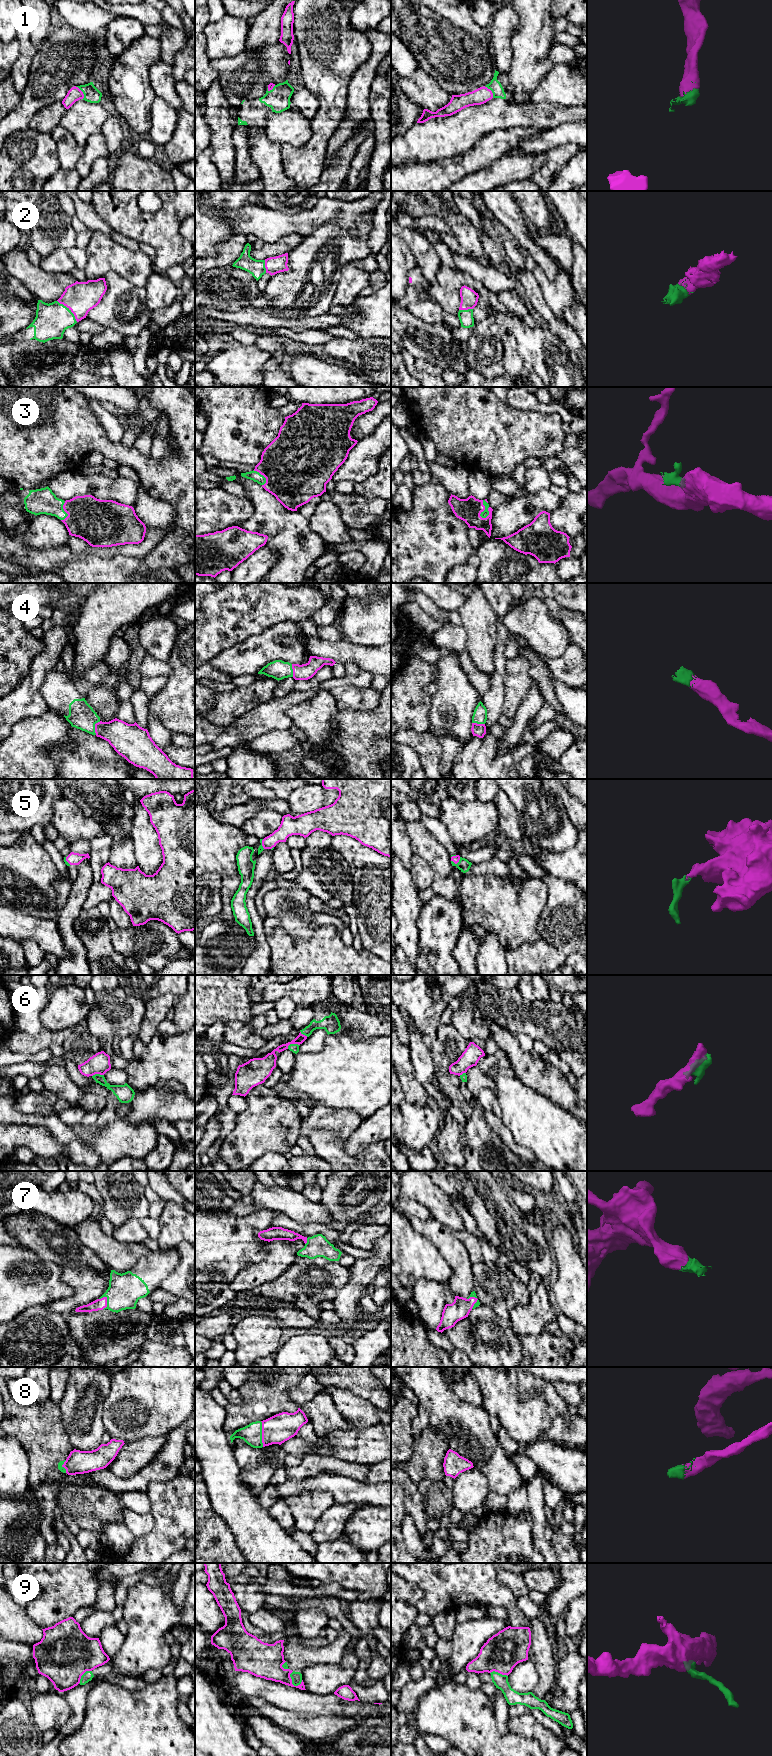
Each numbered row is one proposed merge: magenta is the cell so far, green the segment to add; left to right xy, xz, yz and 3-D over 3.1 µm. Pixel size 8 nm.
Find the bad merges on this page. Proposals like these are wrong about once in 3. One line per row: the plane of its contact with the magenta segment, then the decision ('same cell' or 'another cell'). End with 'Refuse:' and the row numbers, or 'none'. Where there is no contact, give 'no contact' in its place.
1: meets magenta in xy; same cell
2: meets magenta in xy; same cell
3: meets magenta in yz; same cell
4: meets magenta in xy; same cell
5: meets magenta in yz; same cell
6: meets magenta in xz; another cell
7: meets magenta in xy; same cell
8: meets magenta in xz; same cell
9: meets magenta in xz; another cell
Refuse: 6, 9

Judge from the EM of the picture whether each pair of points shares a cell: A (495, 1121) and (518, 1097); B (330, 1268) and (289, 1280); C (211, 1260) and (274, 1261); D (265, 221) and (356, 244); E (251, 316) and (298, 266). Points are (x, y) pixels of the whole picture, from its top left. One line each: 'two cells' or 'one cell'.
A: two cells
B: one cell
C: two cells
D: two cells
E: two cells

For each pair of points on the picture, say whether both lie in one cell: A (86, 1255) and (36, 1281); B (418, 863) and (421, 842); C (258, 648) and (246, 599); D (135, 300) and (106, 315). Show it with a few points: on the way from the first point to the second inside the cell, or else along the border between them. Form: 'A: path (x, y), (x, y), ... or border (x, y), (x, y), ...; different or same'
A: border (41, 1257), (64, 1268); different
B: border (415, 853), (428, 864), (433, 874); different
C: border (276, 624), (234, 645); different
D: path (130, 308), (123, 315), (114, 315); same

